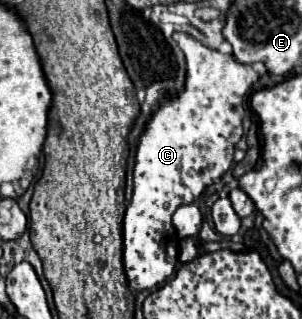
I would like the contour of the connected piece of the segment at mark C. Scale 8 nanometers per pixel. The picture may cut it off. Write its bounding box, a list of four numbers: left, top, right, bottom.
[123,33,265,293]

